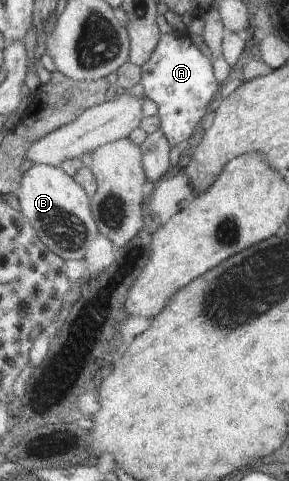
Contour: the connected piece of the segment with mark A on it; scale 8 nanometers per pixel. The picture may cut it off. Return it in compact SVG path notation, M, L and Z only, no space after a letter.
M160 34L153 58L143 66L142 86L144 95L153 101L159 118L159 130L165 135L169 148L183 147L197 122L201 120L207 102L220 85L213 78L211 62L197 50L189 38L175 38L171 34Z

